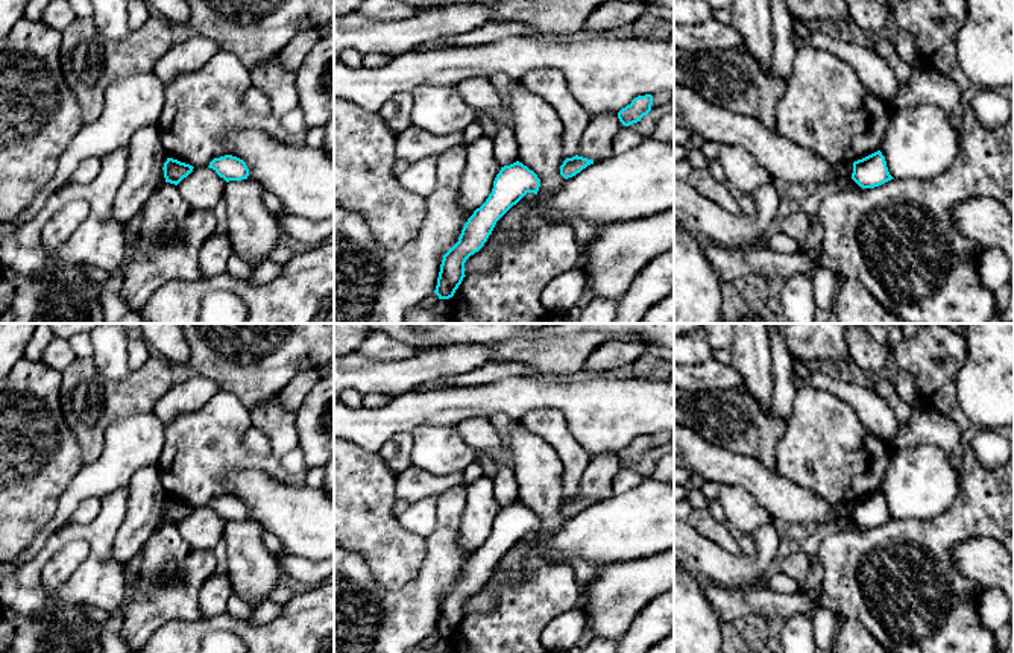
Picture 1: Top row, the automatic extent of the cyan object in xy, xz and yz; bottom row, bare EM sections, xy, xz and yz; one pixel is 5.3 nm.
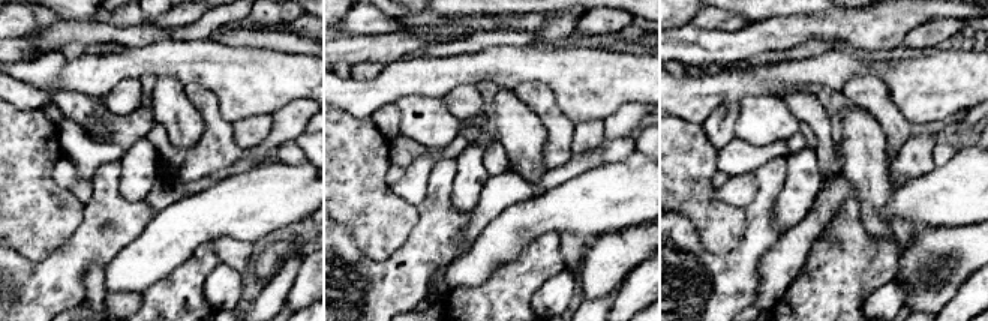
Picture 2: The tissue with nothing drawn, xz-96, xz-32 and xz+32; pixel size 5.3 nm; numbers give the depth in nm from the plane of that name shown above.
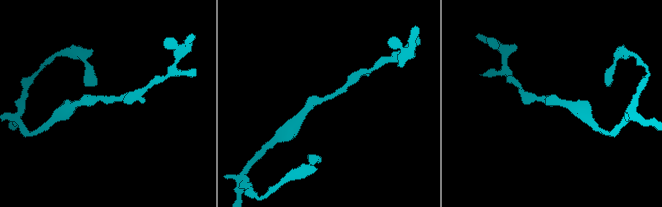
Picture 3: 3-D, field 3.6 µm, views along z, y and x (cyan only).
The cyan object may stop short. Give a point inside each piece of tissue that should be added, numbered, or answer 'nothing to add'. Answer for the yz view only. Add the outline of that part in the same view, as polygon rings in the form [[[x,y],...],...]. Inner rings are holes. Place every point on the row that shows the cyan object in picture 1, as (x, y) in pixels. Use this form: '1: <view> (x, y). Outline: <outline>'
nothing to add

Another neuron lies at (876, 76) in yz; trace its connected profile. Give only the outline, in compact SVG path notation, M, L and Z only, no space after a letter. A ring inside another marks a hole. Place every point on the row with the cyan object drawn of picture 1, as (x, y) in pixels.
M814 30L808 38L791 33L791 39L797 49L809 46L832 53L853 68L858 79L873 96L891 106L896 105L900 88L899 79L879 53L856 36L832 38Z

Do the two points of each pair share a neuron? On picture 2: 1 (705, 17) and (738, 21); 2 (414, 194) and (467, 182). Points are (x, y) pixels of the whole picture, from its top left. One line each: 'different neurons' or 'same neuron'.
1: same neuron
2: different neurons

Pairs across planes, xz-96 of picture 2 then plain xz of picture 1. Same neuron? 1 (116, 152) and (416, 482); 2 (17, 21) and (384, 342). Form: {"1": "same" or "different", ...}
{"1": "different", "2": "same"}

